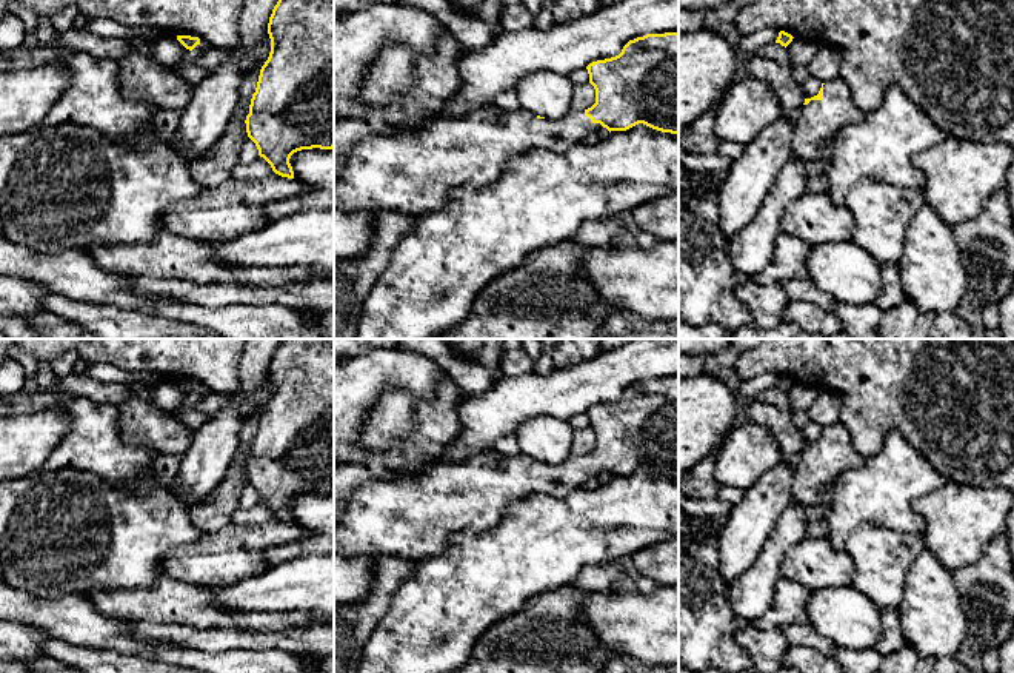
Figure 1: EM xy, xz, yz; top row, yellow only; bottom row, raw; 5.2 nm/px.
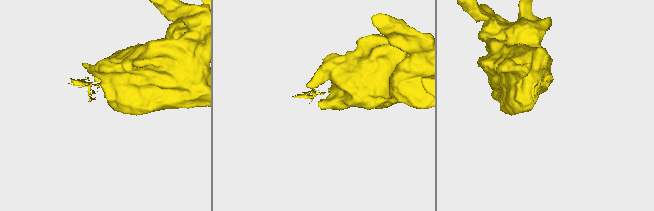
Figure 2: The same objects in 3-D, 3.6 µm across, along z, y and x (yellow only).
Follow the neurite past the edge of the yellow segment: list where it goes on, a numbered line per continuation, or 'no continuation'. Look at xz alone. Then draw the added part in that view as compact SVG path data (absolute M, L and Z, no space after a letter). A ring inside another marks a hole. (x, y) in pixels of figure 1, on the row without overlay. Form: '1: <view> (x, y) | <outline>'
1: xz (413, 518) | M494 448L472 456L462 464L446 464L412 479L392 482L366 482L357 487L334 524L334 551L343 554L397 554L403 557L423 559L443 550L449 536L462 530L485 531L497 525L511 504L532 494L562 497L568 491L582 487L589 477L599 477L603 471L592 468L585 454L571 454L562 464L539 464L526 454L506 456Z

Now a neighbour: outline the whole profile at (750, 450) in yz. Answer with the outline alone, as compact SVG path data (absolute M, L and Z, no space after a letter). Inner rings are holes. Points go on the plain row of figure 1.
M749 419L735 424L715 457L714 474L719 484L749 488L768 470L785 459L772 433Z

